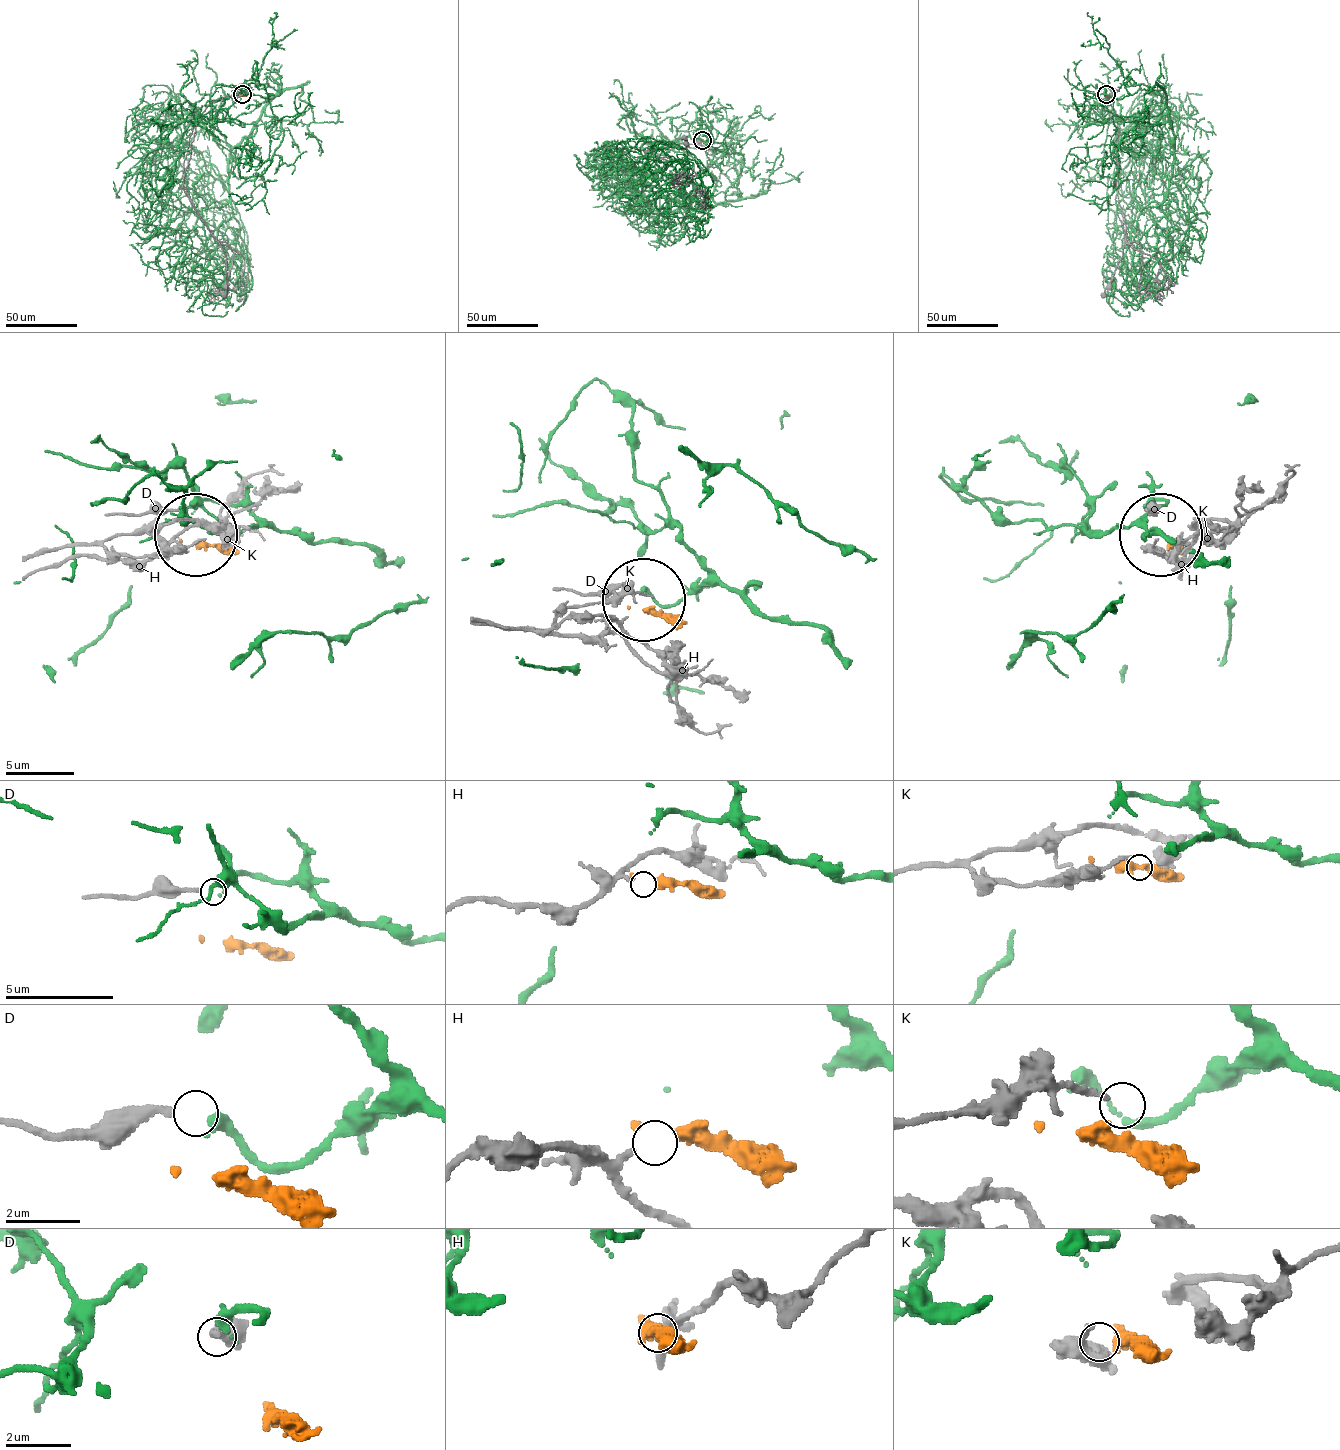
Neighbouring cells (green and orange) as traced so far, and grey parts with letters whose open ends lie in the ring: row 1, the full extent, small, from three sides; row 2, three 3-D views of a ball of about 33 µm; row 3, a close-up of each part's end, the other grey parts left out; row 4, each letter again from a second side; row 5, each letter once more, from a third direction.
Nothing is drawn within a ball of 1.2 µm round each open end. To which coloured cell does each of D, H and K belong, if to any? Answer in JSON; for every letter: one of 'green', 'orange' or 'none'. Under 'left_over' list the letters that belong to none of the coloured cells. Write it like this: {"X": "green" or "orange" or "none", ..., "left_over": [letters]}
{"D": "green", "H": "orange", "K": "none", "left_over": ["K"]}

